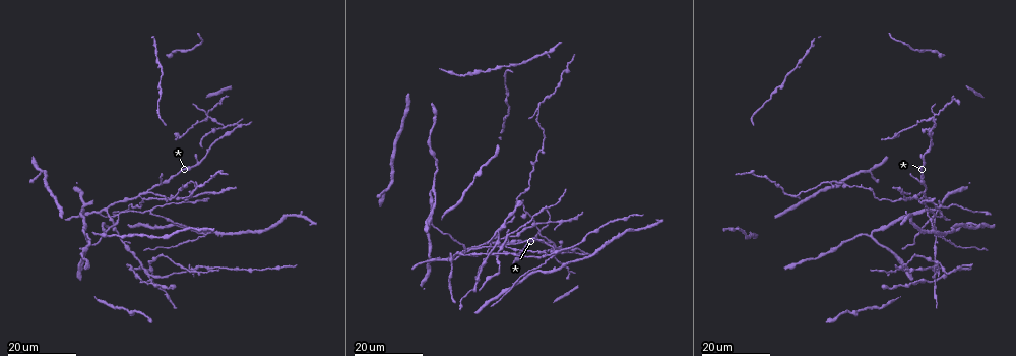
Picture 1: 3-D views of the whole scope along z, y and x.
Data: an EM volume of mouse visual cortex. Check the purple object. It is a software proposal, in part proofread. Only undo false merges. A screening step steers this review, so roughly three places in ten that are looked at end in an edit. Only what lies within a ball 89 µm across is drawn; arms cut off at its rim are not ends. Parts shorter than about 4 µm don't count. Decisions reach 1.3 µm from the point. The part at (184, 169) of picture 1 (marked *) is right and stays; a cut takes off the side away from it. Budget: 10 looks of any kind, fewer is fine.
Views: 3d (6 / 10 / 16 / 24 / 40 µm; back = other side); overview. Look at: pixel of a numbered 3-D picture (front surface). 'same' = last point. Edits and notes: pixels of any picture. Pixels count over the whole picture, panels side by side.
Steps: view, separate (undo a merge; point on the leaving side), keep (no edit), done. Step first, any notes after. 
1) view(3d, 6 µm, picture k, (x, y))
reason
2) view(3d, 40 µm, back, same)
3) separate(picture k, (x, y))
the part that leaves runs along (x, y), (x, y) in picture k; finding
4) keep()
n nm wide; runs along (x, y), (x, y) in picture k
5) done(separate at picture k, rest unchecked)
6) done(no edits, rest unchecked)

view(3d, 24 µm, picture 1, (911, 283))
three-way junction

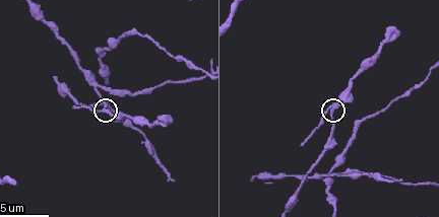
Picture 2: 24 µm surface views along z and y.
view(3d, 10 µm, picture 2, (101, 110))

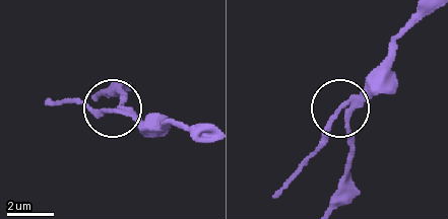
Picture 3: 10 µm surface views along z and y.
keep()
side arm 5 µm; 3 arms; continuous, no second cell

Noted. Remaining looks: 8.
view(3d, 6 µm, picture 2, (103, 87))
thin arm on a thick one

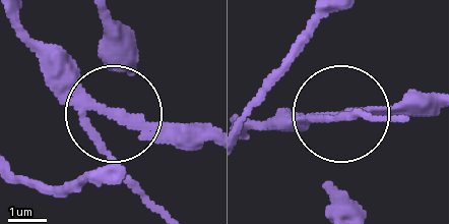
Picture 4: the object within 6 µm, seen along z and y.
keep()
runs along (19, 23), (107, 105), (210, 121) in picture 4; continuous, no second cell

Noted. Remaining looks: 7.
view(3d, 16 µm, picture 1, (98, 213))
branch point

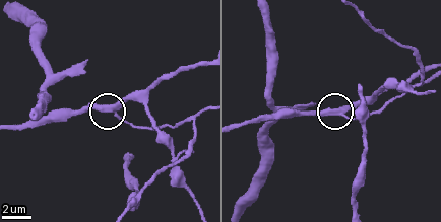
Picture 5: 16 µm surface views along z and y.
view(3d, 6 µm, picture 5, (113, 113))

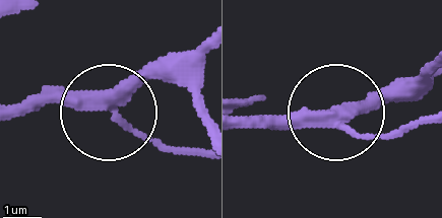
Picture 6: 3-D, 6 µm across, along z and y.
separate(picture 6, (130, 125))
3 arms; the part that leaves runs along (77, 98), (104, 101), (142, 134), (200, 146) in picture 6; two cells meet here

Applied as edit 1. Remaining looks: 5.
view(overview)

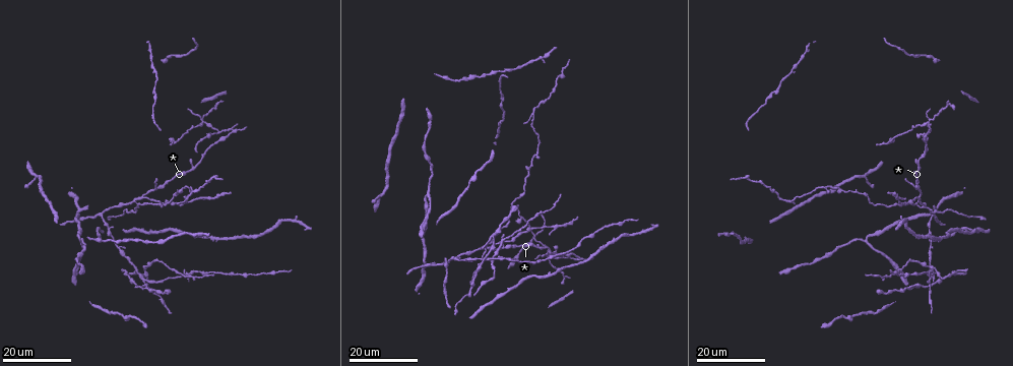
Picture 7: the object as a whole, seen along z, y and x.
view(3d, 24 µm, picture 7, (135, 202))
three arms meet

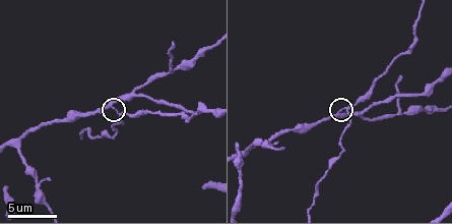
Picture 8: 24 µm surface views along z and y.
view(3d, 10 µm, picture 8, (109, 103))

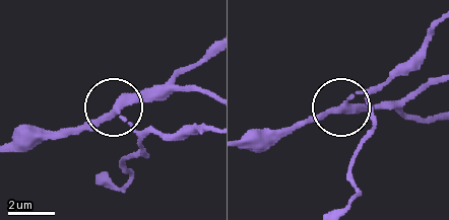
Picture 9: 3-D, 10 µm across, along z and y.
separate(picture 9, (142, 131))
3 arms; the part that leaves runs along (117, 112), (143, 133), (208, 133) in picture 9; a second cell is stuck on

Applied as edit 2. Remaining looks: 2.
view(3d, 16 µm, picture 7, (580, 258))
four-way junction

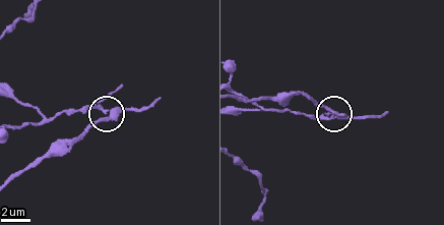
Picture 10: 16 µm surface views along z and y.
view(3d, 6 µm, picture 10, (338, 117))

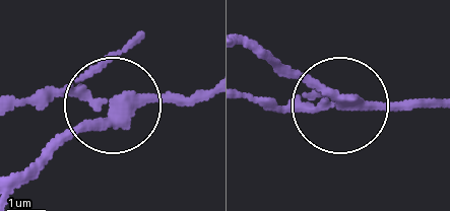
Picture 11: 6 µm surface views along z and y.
separate(picture 11, (129, 47))
the part that leaves runs along (109, 102), (73, 93), (15, 102) in picture 11; a second cell is stuck on

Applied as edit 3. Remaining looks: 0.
done(separate at picture 6, separate at picture 9, separate at picture 11, rest unchecked)

